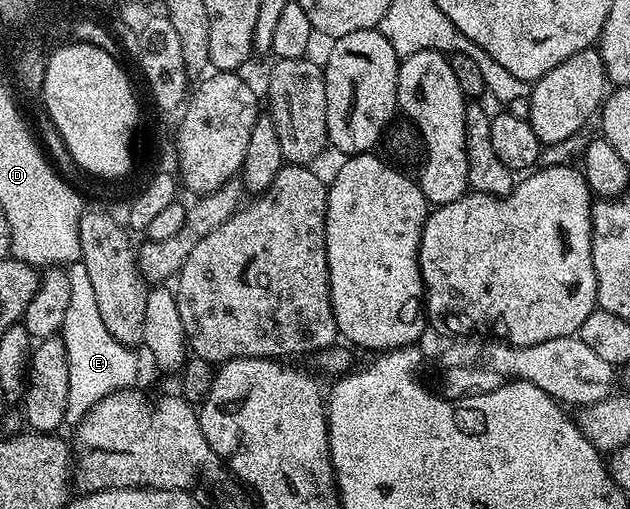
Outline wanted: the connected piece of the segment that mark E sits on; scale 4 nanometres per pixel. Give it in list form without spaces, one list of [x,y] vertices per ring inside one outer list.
[[[83,261],[72,262],[67,266],[67,273],[71,280],[71,300],[67,304],[67,317],[63,319],[60,337],[66,344],[67,362],[70,364],[70,391],[67,399],[66,419],[76,424],[84,418],[87,411],[95,408],[99,400],[108,394],[115,394],[119,390],[130,389],[137,378],[137,353],[131,346],[119,344],[111,332],[107,332],[107,324],[103,324],[103,316],[99,316],[99,304],[95,300],[95,288],[87,272],[87,264]]]

